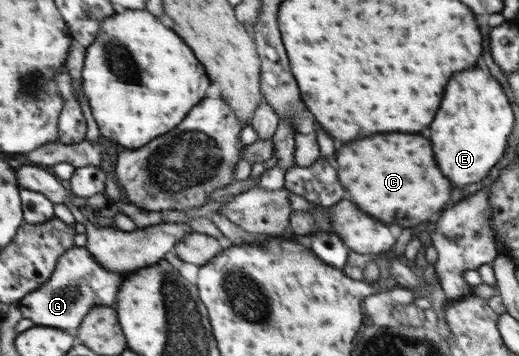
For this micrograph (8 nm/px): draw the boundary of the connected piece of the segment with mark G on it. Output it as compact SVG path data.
M73 246L60 258L51 280L40 289L23 297L17 305L23 312L24 318L31 319L36 326L63 329L75 335L88 316L87 313L97 305L116 305L121 285L127 281L127 275L131 274L111 272L93 258L93 254L86 246Z

